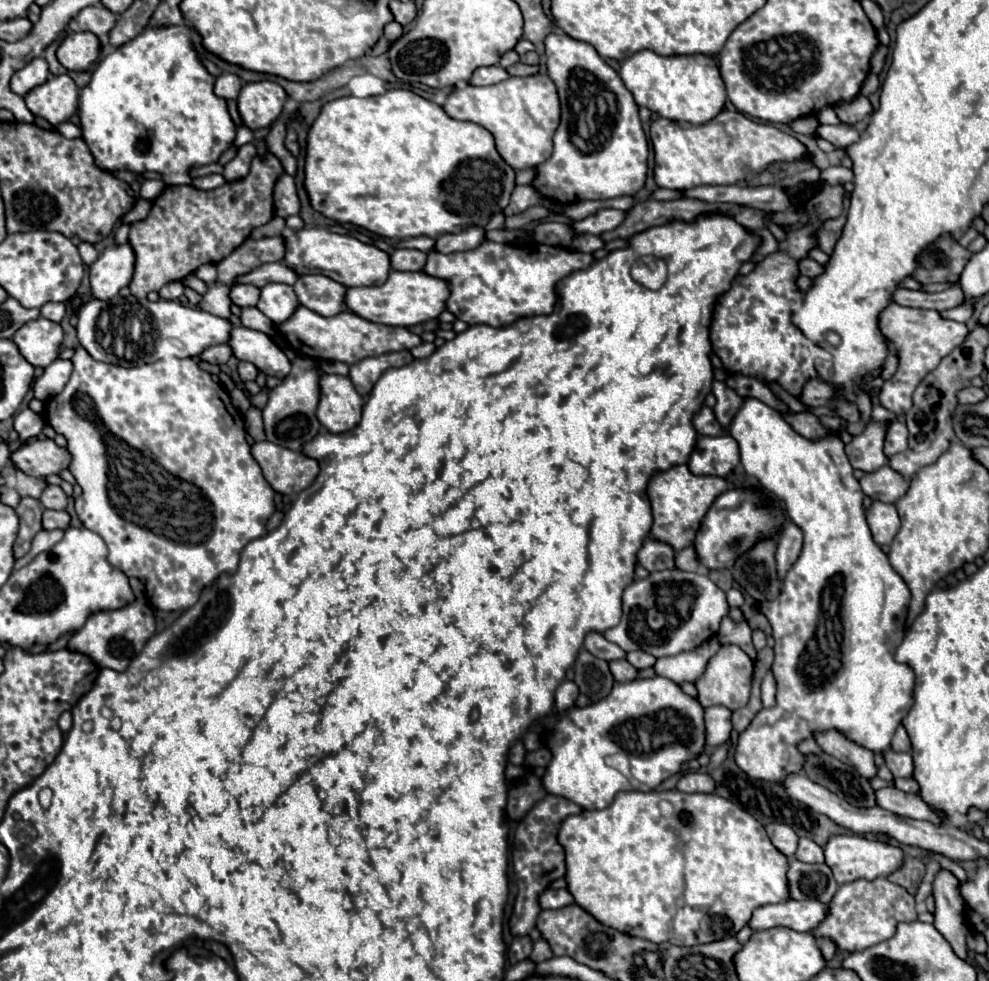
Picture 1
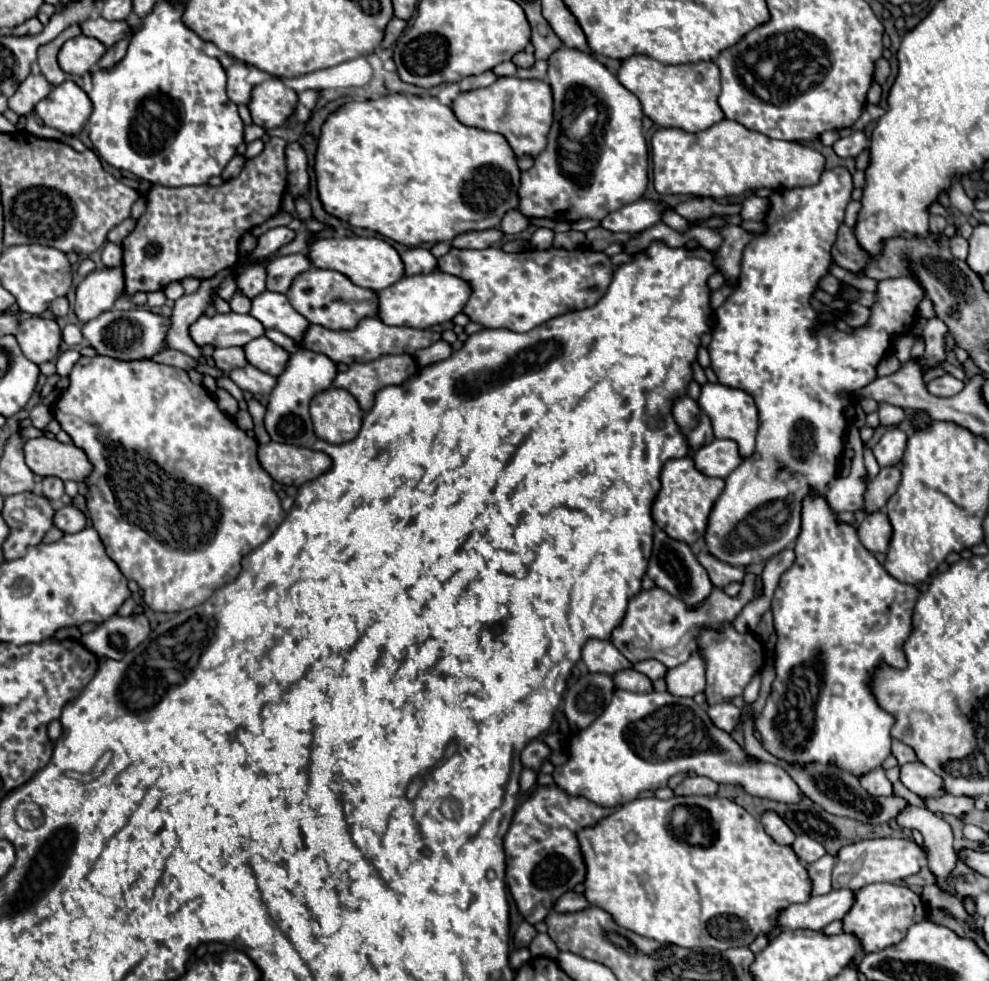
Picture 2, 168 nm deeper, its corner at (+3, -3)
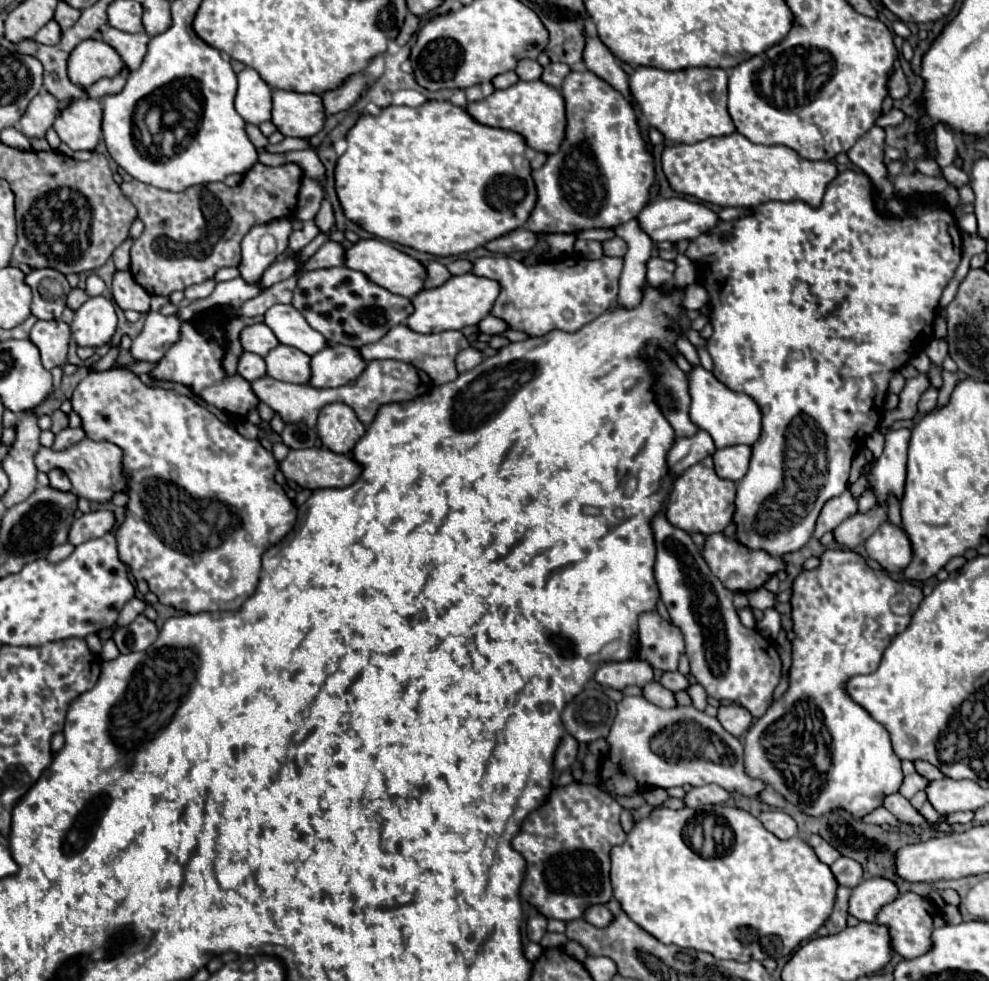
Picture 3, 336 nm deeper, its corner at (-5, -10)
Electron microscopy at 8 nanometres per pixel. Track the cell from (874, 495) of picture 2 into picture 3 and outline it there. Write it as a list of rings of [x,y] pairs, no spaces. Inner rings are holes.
[[[875,506],[867,514],[855,514],[855,516],[847,518],[845,522],[841,522],[833,530],[833,538],[843,548],[853,550],[859,544],[863,544],[869,538],[869,534],[873,534],[873,530],[877,530],[877,526],[881,526],[885,520],[887,520],[887,508]]]

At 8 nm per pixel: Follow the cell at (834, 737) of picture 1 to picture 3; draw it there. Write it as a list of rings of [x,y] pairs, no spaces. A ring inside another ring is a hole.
[[[891,794],[889,798],[885,798],[885,808],[899,820],[911,826],[927,826],[927,820],[911,806],[911,802],[907,798],[903,798],[901,794]]]

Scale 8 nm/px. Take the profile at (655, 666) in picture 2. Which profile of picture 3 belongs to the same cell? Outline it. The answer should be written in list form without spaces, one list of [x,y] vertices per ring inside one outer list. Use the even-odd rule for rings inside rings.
[[[665,672],[663,678],[661,678],[661,684],[665,688],[669,688],[671,692],[679,692],[679,690],[685,690],[689,686],[687,678],[683,674],[679,674],[679,672]]]

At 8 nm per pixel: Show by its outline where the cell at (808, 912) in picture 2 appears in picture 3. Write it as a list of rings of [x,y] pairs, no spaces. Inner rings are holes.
[[[871,878],[871,880],[863,880],[861,886],[853,888],[851,900],[849,900],[849,914],[863,920],[863,922],[873,922],[879,914],[879,910],[897,900],[899,896],[899,888],[895,882],[887,880],[887,878]]]

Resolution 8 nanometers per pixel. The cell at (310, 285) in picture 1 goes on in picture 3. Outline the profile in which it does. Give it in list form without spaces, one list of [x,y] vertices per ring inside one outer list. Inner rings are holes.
[[[347,266],[321,268],[301,274],[297,288],[293,290],[293,306],[303,314],[307,324],[321,332],[329,342],[345,346],[355,344],[355,348],[377,342],[391,328],[399,326],[413,314],[413,304],[409,298],[373,284],[363,272],[351,270]]]

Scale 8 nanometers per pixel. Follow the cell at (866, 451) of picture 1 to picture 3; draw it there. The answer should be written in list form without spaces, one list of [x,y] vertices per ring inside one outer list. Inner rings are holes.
[[[919,374],[911,380],[907,380],[903,392],[899,394],[901,398],[901,406],[893,412],[887,412],[881,420],[883,426],[891,426],[895,420],[901,420],[901,418],[913,418],[917,414],[917,402],[921,398],[921,394],[929,388],[929,376],[927,374]]]

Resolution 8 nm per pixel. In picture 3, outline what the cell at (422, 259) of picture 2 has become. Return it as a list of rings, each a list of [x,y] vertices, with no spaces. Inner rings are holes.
[[[427,262],[427,280],[425,280],[425,288],[437,288],[441,284],[445,284],[451,278],[451,272],[439,264],[439,262]]]

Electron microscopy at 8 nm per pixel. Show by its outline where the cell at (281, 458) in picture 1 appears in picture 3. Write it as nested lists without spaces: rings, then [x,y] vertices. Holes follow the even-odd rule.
[[[305,448],[305,450],[289,450],[289,456],[279,464],[281,472],[287,480],[297,482],[301,488],[317,490],[317,488],[347,488],[357,482],[361,474],[361,464],[355,462],[347,454],[335,454],[327,448]]]

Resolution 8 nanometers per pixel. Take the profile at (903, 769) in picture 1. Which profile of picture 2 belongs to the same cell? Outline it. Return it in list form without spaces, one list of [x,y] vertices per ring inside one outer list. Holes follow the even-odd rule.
[[[919,761],[901,765],[901,783],[919,797],[937,797],[941,791],[941,777]]]

